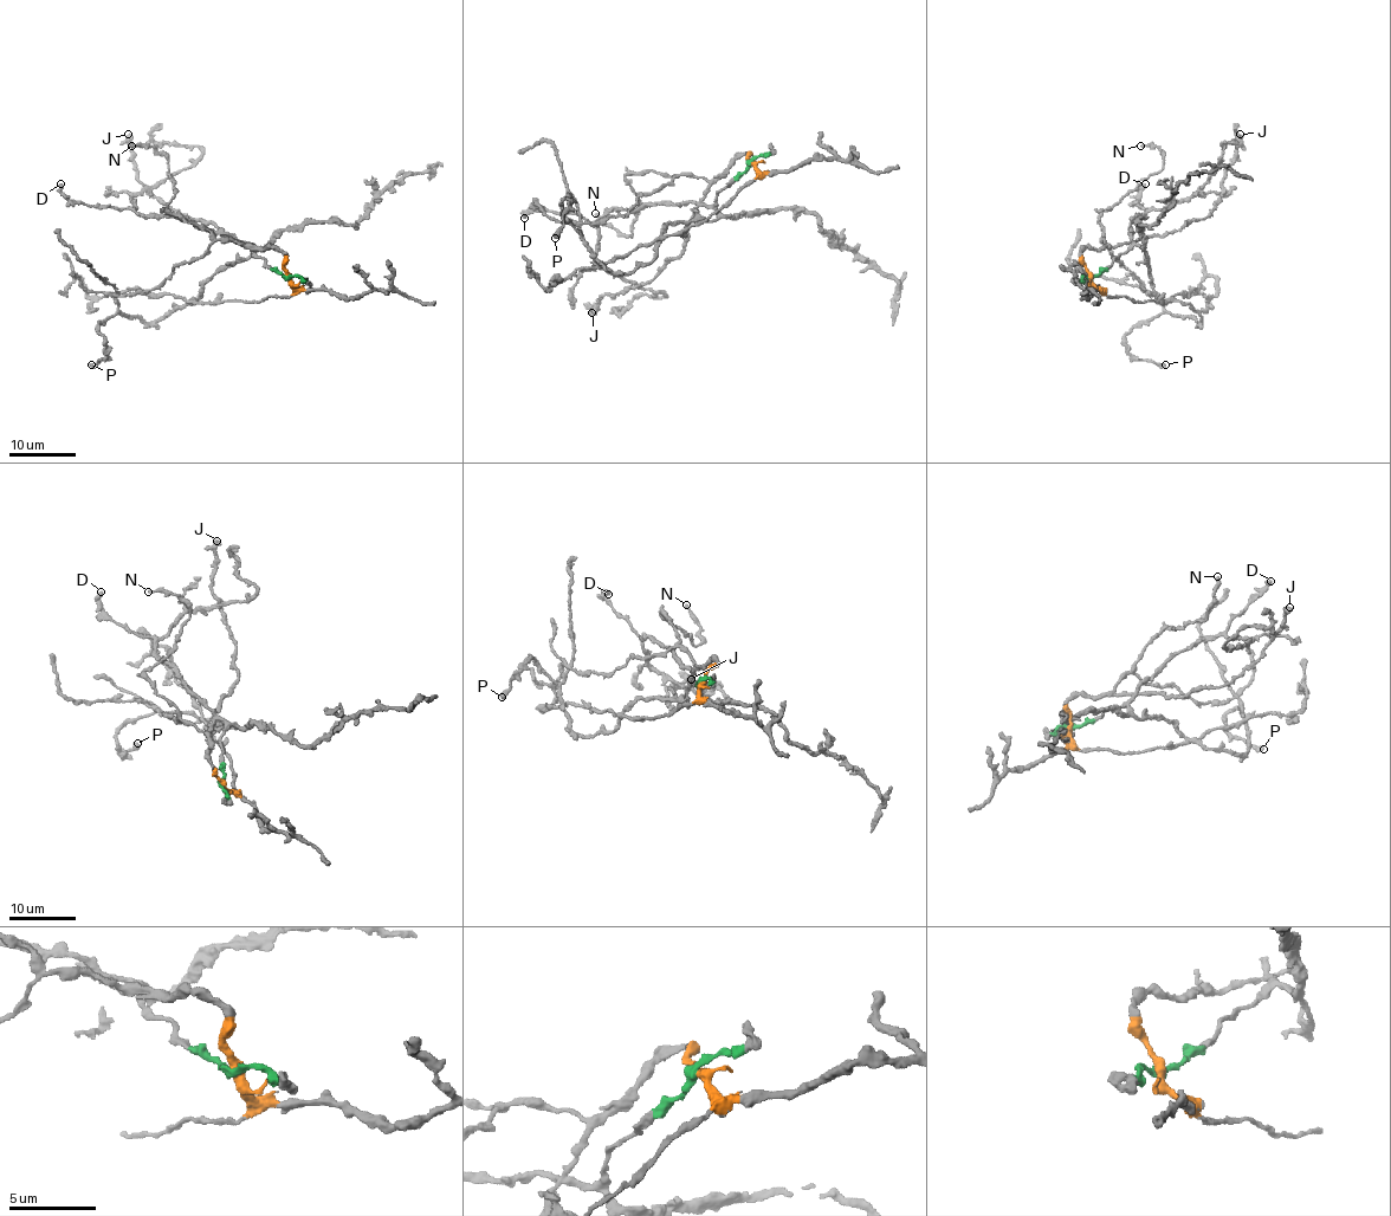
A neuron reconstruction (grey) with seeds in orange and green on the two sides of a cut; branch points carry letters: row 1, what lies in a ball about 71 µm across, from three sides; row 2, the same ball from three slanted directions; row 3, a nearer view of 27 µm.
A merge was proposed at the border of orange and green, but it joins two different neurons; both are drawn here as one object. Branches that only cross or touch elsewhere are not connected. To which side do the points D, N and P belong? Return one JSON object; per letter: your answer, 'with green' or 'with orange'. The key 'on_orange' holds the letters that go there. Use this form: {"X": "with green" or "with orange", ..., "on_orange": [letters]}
{"D": "with green", "N": "with orange", "P": "with green", "on_orange": ["N"]}

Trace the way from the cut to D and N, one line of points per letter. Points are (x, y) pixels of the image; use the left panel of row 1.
D: (286, 277), (226, 234), (172, 215), (75, 202), (59, 183)
N: (286, 277), (282, 252), (217, 239), (206, 228), (161, 211), (174, 195), (168, 159), (153, 147), (131, 146)

